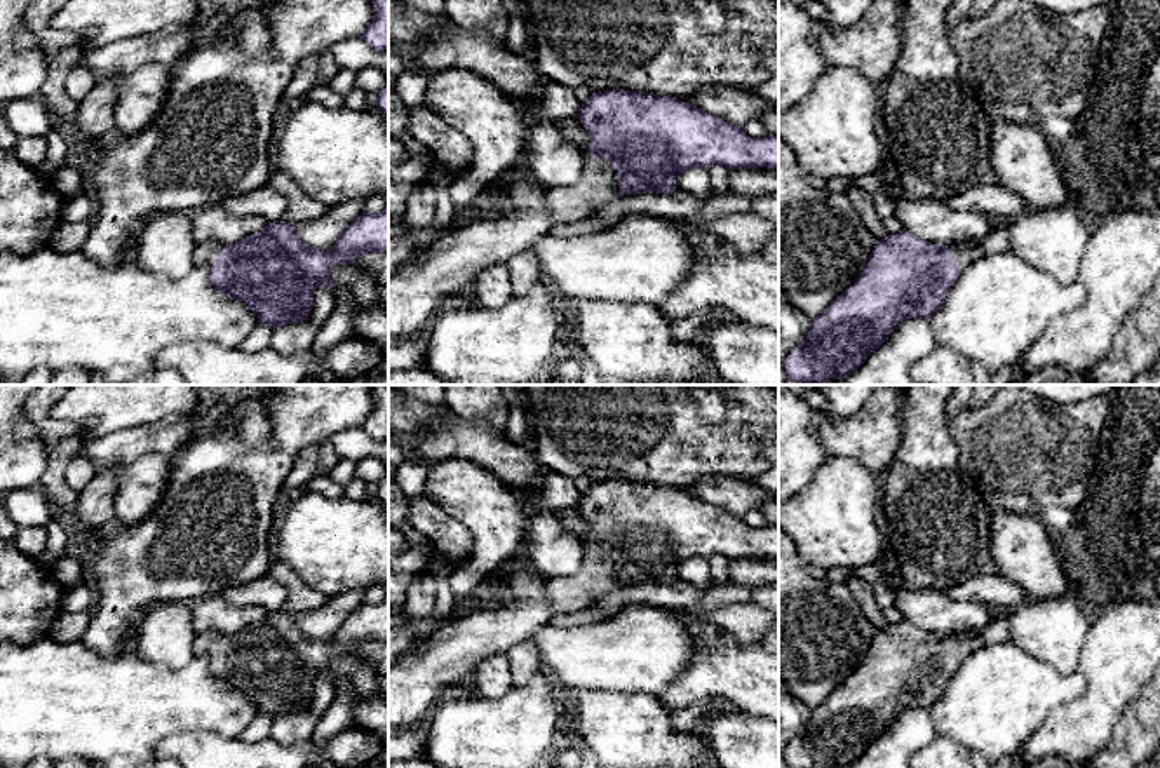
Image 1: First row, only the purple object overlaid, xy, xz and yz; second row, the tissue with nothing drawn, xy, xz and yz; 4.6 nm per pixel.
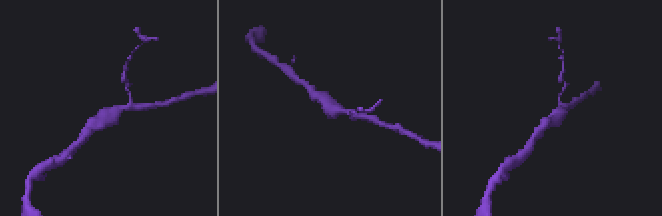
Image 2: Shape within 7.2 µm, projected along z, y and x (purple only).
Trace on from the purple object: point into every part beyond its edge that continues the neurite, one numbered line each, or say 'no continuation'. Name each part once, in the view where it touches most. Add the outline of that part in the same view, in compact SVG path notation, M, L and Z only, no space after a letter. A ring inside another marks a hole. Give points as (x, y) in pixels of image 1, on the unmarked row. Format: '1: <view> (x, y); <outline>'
1: xz (445, 660); M583 545L580 568L570 576L549 578L542 599L502 599L491 610L467 606L388 667L388 728L420 723L441 693L470 683L479 664L509 653L556 615L590 608L617 585L618 561L611 550Z

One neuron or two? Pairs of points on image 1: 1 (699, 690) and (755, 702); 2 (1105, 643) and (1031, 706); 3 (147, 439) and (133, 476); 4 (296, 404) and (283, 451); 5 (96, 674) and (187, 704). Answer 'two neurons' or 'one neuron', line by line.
1: one neuron
2: two neurons
3: two neurons
4: one neuron
5: one neuron

